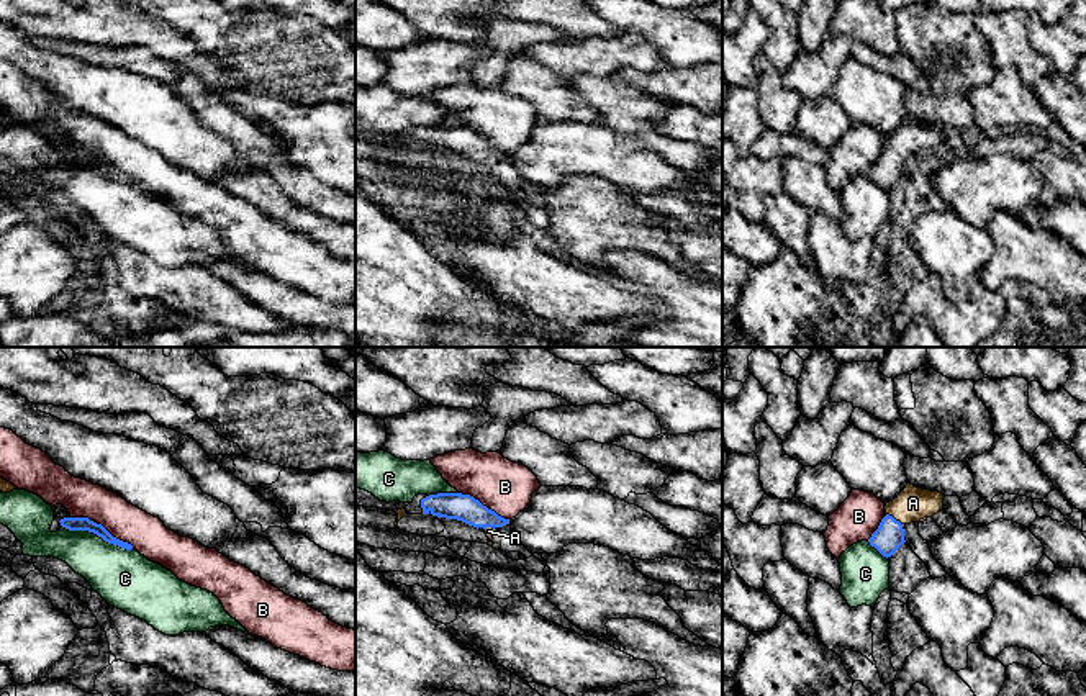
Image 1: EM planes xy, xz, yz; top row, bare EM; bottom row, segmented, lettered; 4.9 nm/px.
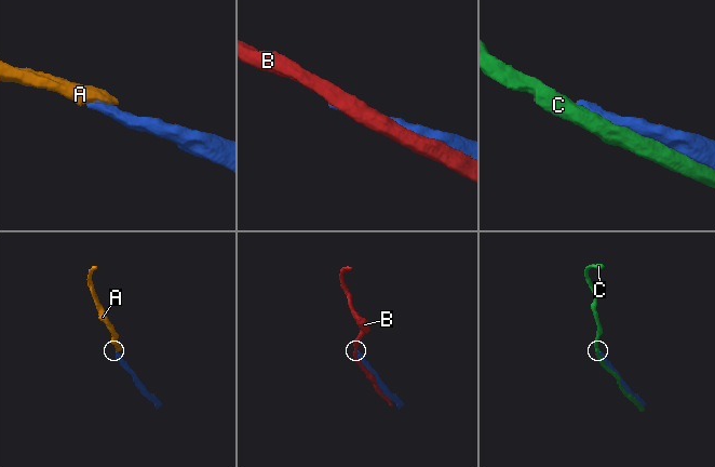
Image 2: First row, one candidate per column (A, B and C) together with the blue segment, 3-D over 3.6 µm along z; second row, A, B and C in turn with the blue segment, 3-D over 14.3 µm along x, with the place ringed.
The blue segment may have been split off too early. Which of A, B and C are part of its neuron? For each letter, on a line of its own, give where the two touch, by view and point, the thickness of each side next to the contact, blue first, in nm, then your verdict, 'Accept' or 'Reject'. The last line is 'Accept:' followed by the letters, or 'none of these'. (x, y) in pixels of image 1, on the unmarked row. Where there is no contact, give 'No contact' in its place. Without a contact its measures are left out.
A: Touches blue at yz (893, 151). Thickness 150 nm (blue) against 170 nm. Accept
B: Touches blue at xz (482, 138). Thickness 140 nm (blue) against 260 nm. Reject
C: Touches blue at xy (95, 166). Thickness 60 nm (blue) against 280 nm. Reject
Accept: A

